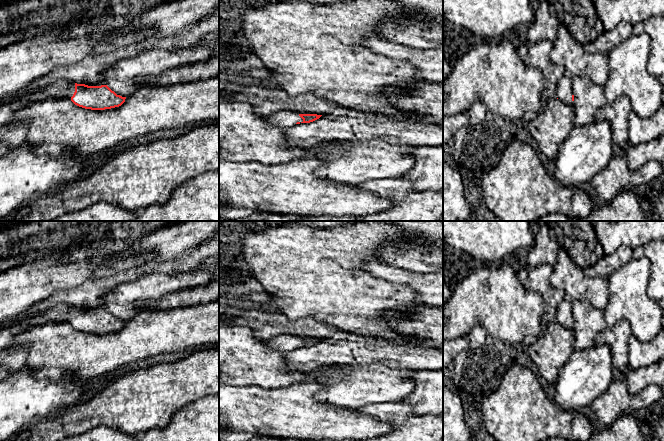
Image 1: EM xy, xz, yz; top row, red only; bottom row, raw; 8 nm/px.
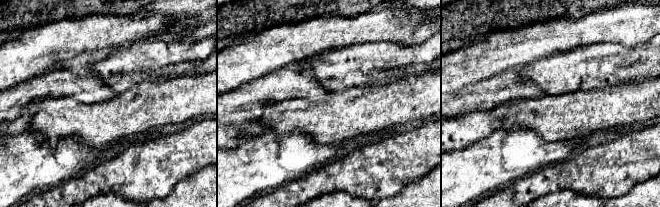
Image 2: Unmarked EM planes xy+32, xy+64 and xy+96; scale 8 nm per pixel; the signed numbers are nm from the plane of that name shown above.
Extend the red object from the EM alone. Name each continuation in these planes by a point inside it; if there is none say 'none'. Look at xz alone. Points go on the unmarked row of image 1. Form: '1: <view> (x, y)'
1: xz (283, 343)

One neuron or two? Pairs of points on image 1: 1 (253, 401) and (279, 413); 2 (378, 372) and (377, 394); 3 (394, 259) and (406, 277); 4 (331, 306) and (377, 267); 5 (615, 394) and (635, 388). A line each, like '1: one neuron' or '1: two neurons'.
1: one neuron
2: one neuron
3: two neurons
4: two neurons
5: two neurons

